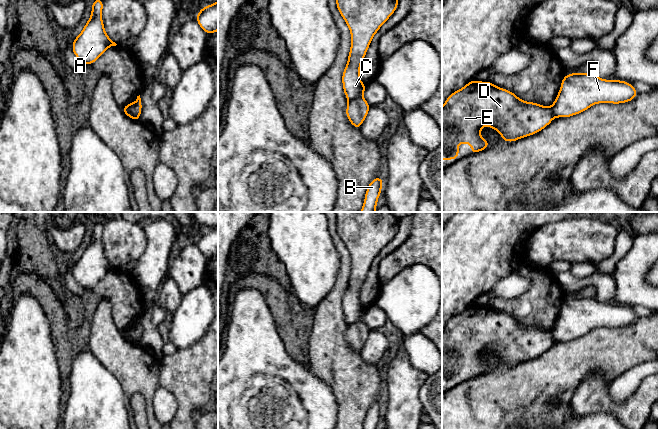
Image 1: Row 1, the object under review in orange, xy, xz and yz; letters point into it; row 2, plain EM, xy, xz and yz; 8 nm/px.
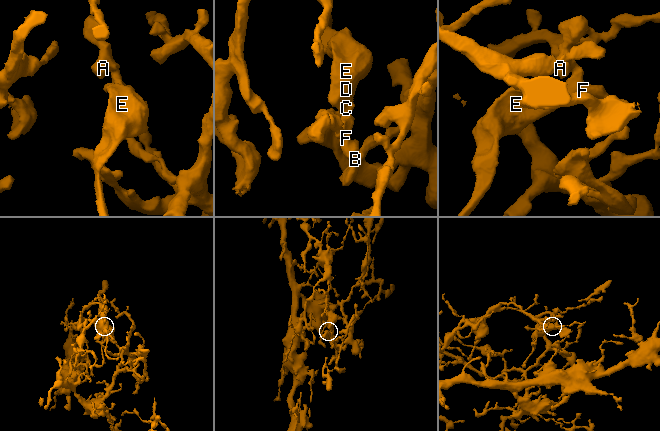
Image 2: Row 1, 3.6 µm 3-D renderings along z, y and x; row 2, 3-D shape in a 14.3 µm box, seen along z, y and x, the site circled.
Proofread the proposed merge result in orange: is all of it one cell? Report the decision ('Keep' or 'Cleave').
Cleave

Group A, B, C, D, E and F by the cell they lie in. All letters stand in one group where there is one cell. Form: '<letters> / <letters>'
A B F / C D E

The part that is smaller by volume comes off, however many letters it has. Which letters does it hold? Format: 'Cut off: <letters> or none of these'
Cut off: C, D, E

